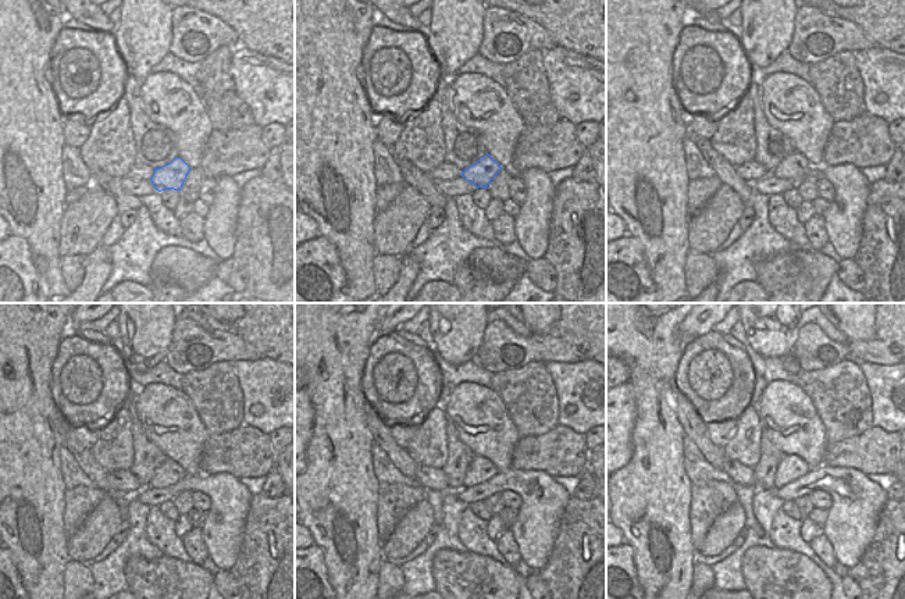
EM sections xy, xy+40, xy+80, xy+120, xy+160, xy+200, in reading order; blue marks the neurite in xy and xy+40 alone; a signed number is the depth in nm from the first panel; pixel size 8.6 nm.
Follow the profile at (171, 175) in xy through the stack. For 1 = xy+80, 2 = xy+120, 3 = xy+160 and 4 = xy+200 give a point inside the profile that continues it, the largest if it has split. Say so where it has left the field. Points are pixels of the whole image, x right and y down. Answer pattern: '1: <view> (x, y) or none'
1: xy+80 (794, 167)
2: xy+120 (170, 473)
3: xy+160 (480, 470)
4: xy+200 (791, 467)

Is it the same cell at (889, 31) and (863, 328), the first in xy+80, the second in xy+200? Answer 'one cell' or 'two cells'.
two cells

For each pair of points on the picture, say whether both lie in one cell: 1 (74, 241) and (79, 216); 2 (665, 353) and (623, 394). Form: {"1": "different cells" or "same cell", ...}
{"1": "same cell", "2": "different cells"}

